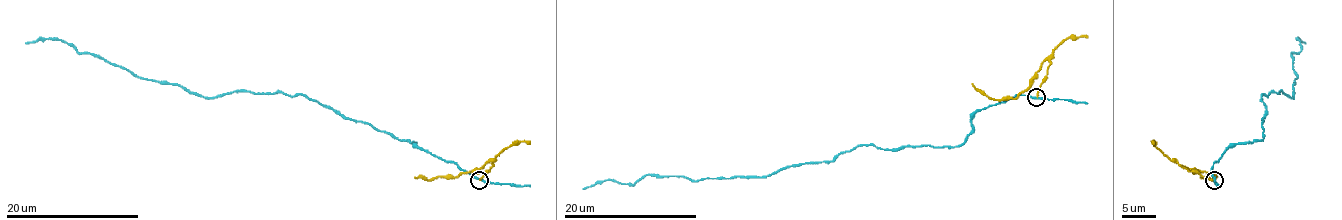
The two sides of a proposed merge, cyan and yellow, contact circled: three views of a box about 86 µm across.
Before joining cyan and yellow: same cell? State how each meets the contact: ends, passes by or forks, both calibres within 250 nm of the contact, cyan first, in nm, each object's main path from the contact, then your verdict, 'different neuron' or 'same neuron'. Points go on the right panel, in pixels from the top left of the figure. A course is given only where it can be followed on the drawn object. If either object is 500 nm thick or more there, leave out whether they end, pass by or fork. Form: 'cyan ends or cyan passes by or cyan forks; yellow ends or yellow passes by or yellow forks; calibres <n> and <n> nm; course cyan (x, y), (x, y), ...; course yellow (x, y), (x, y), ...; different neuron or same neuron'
cyan passes by; yellow ends; calibres 240 and 140 nm; course cyan (1214, 179), (1211, 166), (1226, 149), (1263, 139), (1261, 96), (1293, 98), (1291, 54), (1298, 39), (1306, 43); course yellow (1214, 179), (1203, 178), (1176, 163), (1216, 176), (1213, 179), (1199, 176); different neuron

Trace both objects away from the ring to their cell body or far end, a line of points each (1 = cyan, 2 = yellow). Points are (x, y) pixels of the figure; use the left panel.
1: (479, 179), (305, 96), (235, 91), (203, 98), (135, 76), (60, 39), (25, 43)
2: (479, 179), (493, 166), (489, 163), (476, 171), (466, 171), (458, 176), (428, 179), (414, 176)

